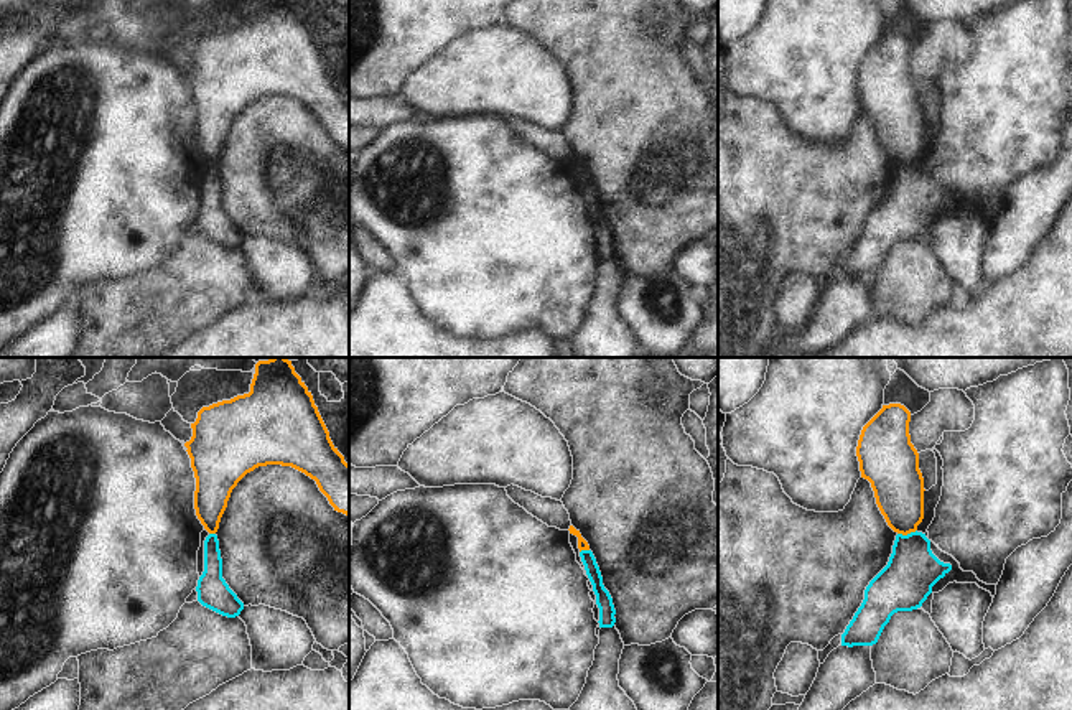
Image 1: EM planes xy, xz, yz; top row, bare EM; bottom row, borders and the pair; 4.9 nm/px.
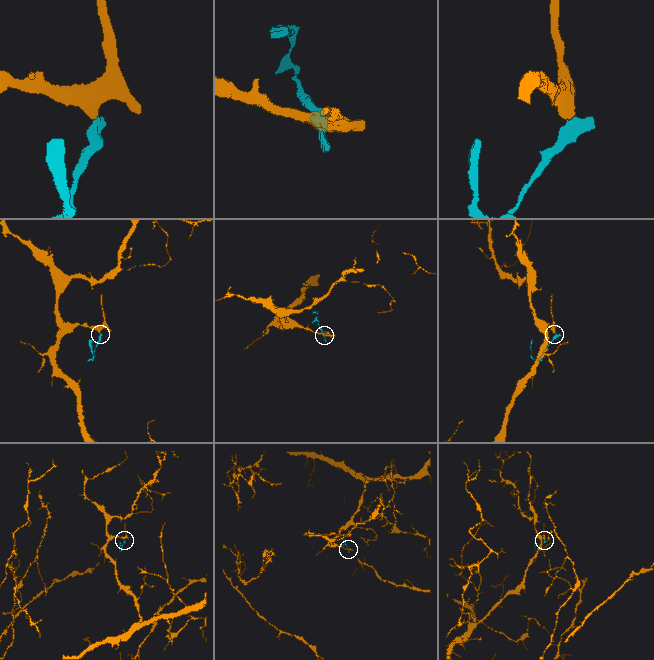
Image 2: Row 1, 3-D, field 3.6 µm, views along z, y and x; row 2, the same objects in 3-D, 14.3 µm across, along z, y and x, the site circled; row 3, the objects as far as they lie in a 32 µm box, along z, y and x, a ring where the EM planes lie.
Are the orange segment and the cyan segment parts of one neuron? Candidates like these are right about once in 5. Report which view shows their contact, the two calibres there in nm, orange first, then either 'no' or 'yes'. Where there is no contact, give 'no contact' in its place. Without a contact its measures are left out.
yz | 240/260 nm | no

